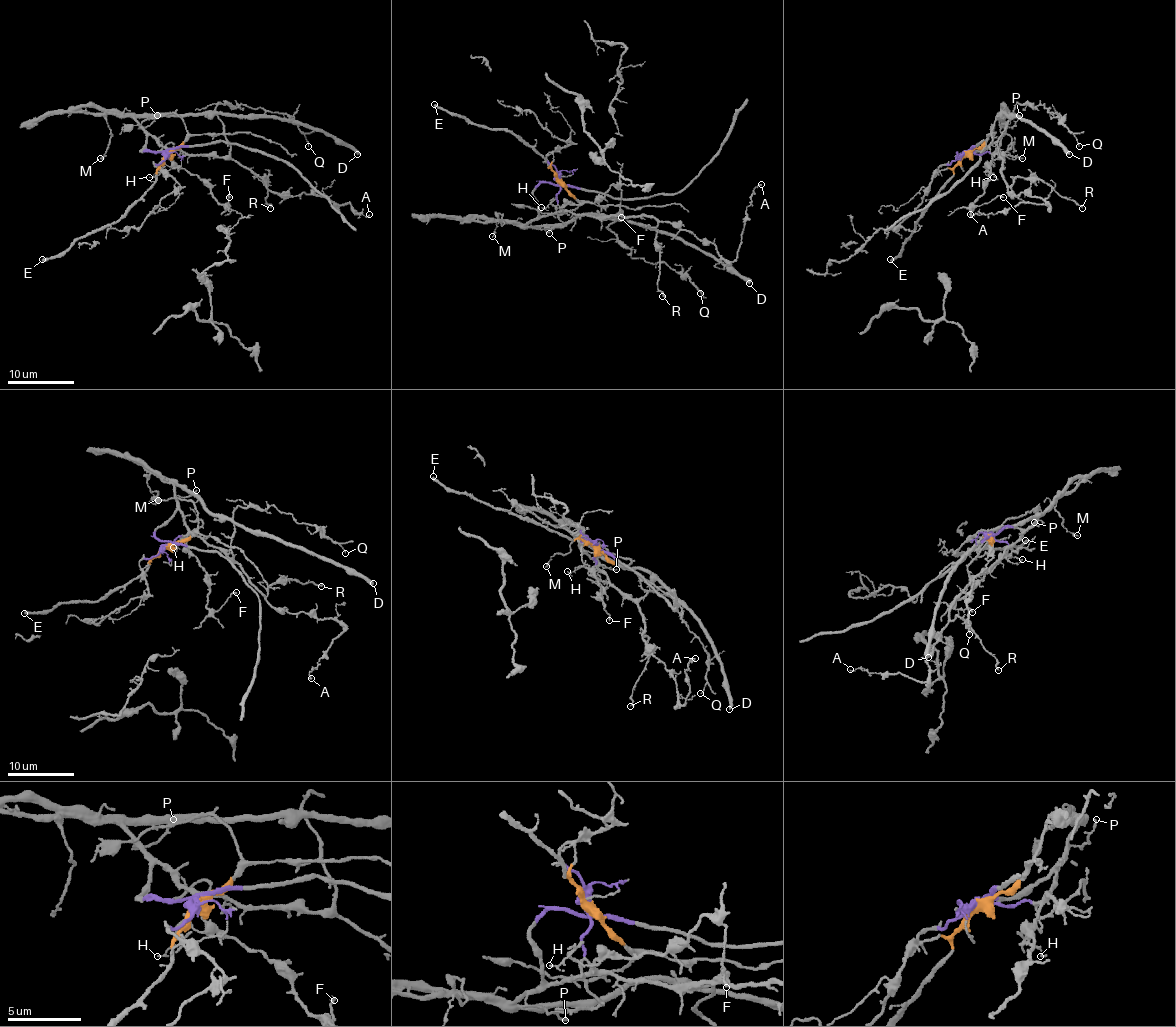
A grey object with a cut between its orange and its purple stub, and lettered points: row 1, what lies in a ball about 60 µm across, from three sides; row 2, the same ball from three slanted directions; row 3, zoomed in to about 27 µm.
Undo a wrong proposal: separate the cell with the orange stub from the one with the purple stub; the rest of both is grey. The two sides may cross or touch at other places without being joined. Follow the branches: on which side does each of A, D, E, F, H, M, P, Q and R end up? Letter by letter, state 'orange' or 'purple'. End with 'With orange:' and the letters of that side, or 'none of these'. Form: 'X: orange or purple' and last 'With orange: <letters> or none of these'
A: purple
D: purple
E: orange
F: purple
H: purple
M: purple
P: purple
Q: purple
R: purple
With orange: E

